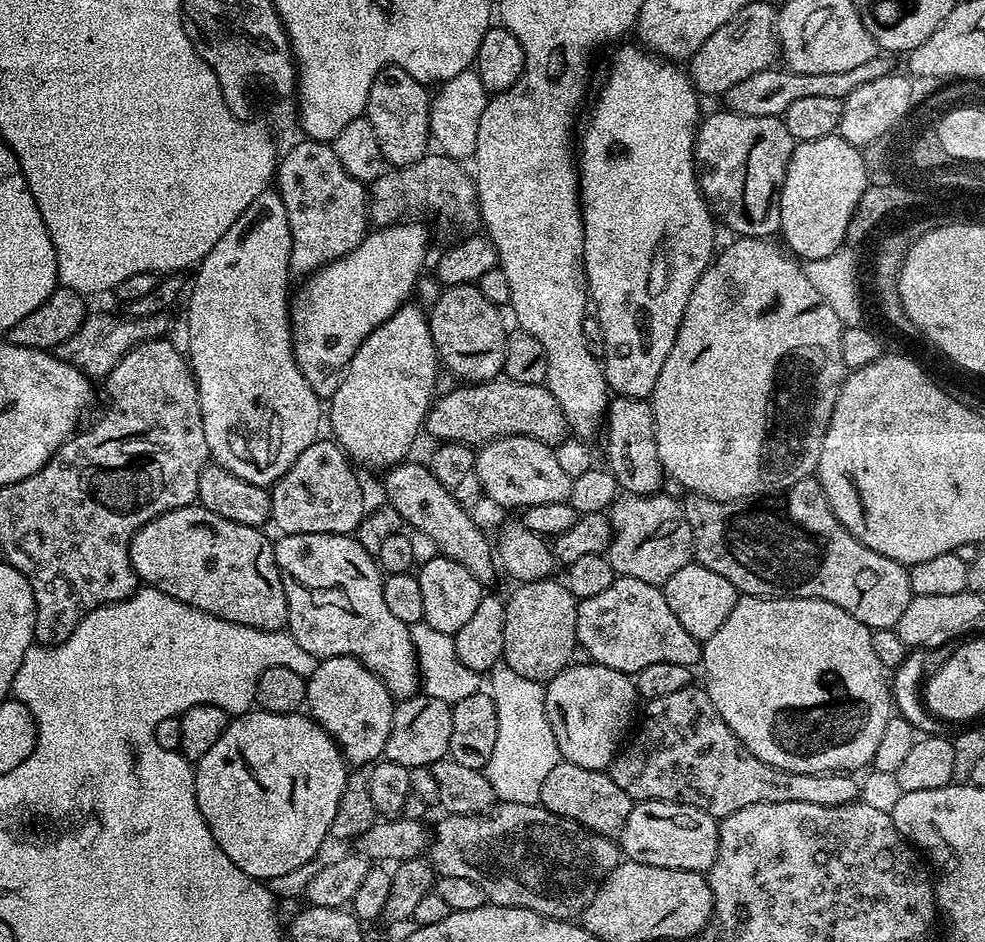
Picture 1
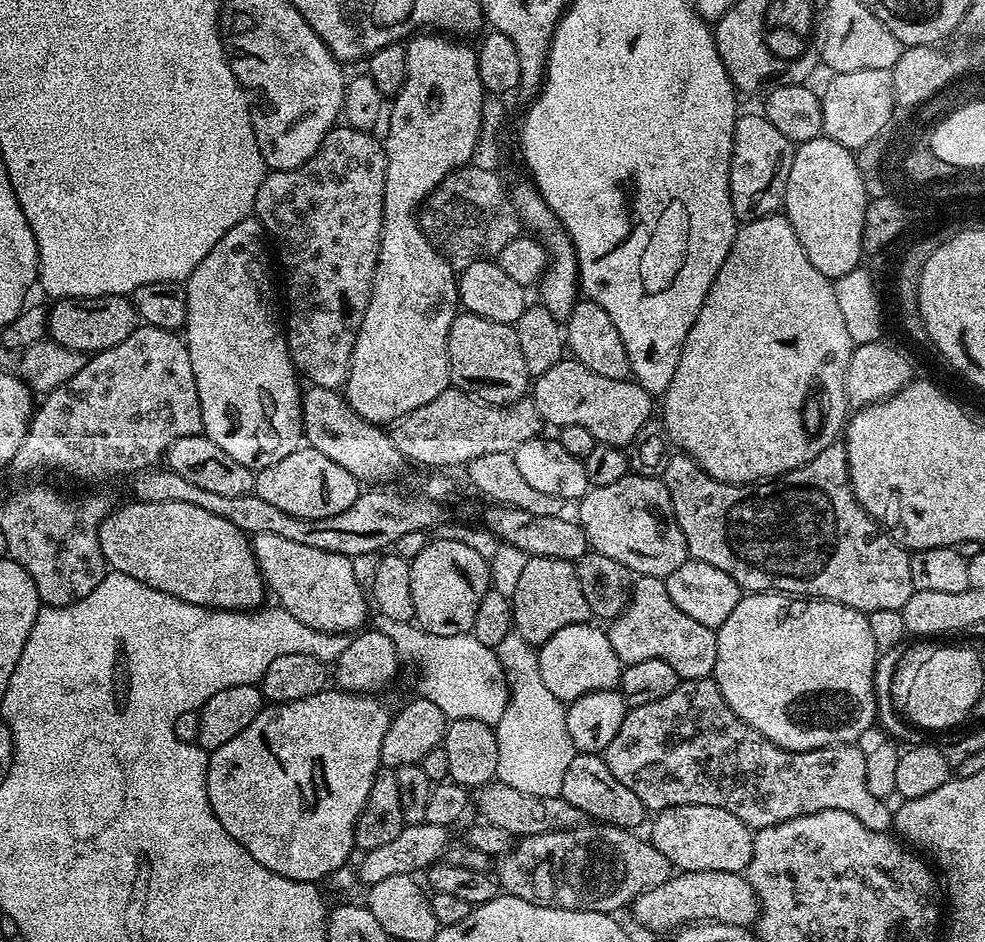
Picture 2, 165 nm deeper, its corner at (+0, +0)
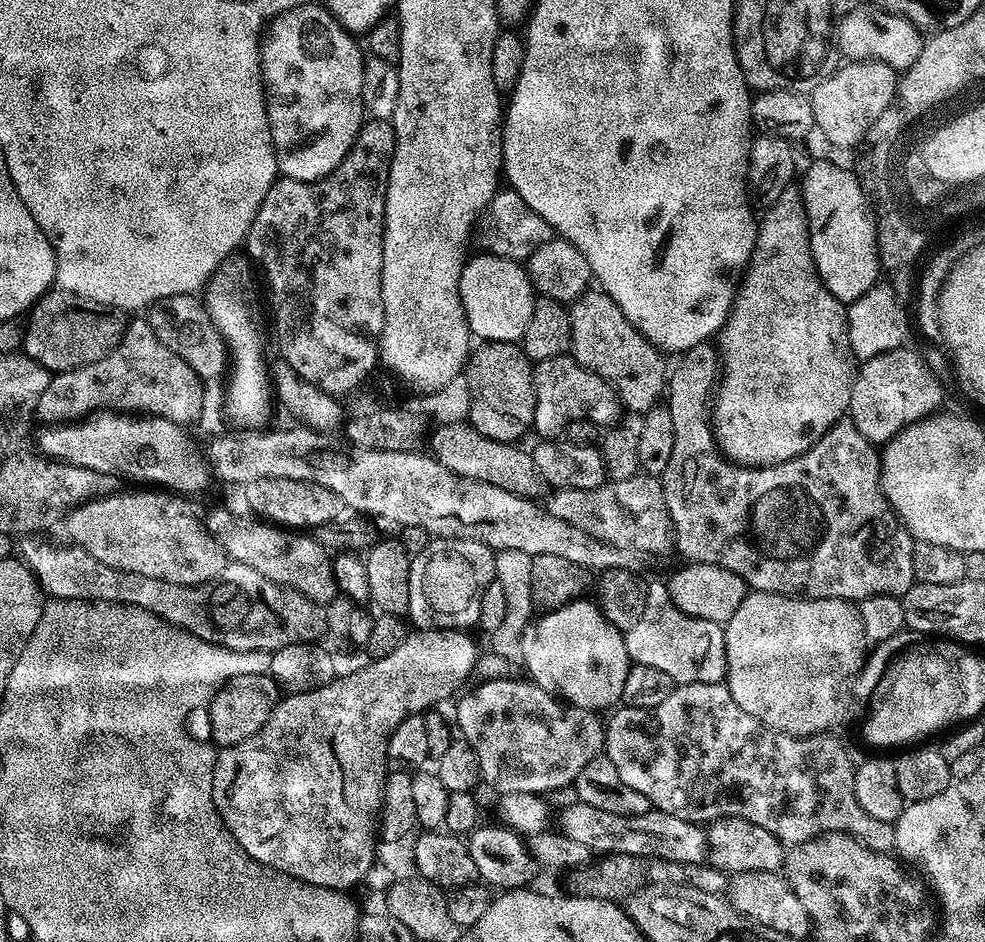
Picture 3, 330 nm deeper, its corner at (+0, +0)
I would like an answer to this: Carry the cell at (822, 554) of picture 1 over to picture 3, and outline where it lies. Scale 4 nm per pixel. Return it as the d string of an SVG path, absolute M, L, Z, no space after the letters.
M705 342L687 348L677 360L666 385L666 411L674 422L674 450L662 477L674 548L676 544L691 563L722 566L738 574L754 592L853 602L878 594L904 597L914 583L914 541L884 496L877 445L862 438L851 422L841 422L801 456L781 464L741 466L721 451L713 428L710 405L722 376L719 351Z

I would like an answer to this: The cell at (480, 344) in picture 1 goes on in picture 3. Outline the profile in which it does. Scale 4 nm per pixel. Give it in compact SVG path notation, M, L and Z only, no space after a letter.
M490 342L480 347L477 354L471 357L468 364L468 382L471 390L468 422L486 438L494 441L517 443L527 431L530 432L534 418L534 394L532 364L523 351L515 343Z

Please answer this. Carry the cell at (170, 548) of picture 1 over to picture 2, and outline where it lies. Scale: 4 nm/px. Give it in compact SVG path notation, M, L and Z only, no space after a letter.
M190 502L131 503L122 505L117 512L116 509L109 511L106 519L100 523L100 549L105 565L111 571L130 574L130 578L138 578L138 582L198 608L247 612L259 609L265 603L264 575L252 553L251 539L238 530L238 526Z

